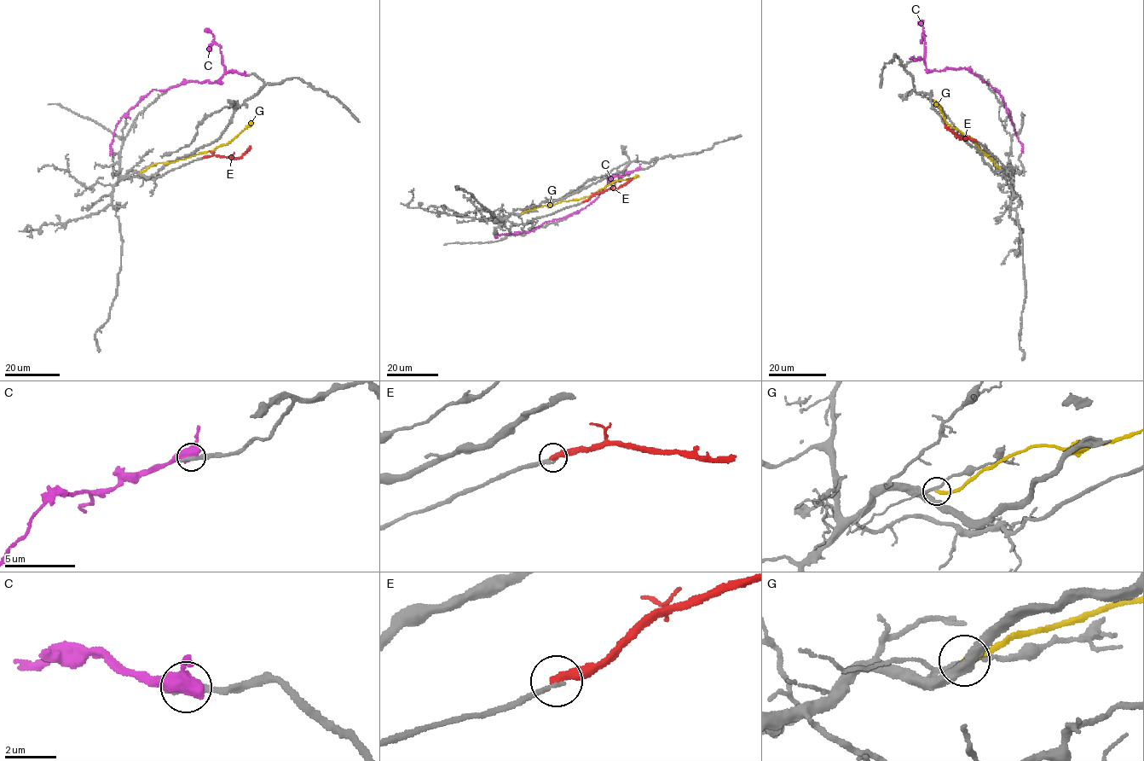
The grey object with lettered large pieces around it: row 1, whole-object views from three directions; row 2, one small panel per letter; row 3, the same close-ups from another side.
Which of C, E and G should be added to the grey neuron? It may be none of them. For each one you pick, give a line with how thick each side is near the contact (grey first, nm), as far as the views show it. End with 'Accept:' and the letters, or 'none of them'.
Accept: none of them

